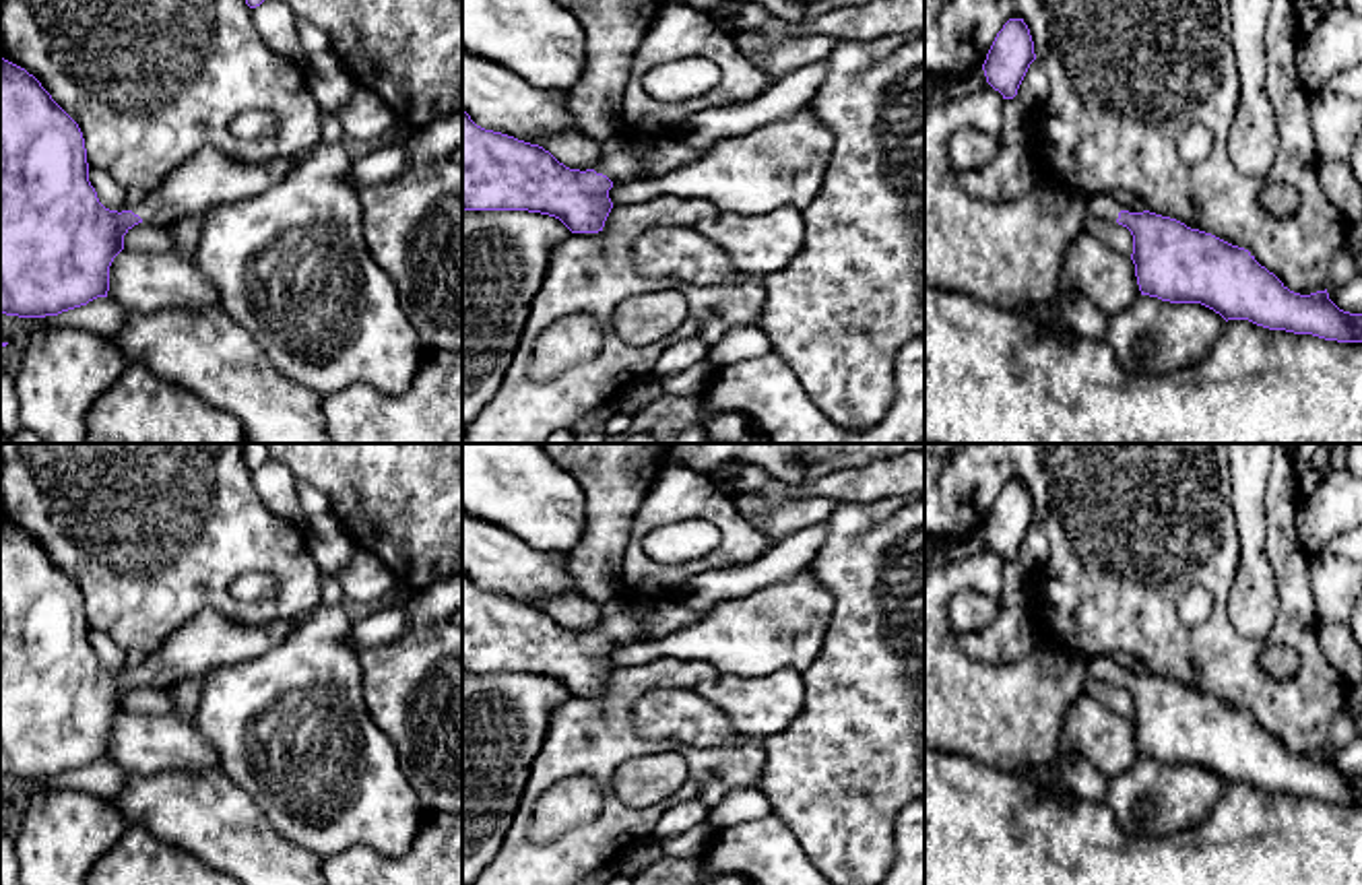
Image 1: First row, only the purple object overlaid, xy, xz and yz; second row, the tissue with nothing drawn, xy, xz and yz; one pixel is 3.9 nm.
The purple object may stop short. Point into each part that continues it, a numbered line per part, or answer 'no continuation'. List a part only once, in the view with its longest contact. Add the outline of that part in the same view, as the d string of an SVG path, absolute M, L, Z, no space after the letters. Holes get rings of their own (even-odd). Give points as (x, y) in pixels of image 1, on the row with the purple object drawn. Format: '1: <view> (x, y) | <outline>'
1: xz (618, 164) | M623 136L603 142L603 157L594 169L613 184L631 184L648 179L644 165L631 155Z

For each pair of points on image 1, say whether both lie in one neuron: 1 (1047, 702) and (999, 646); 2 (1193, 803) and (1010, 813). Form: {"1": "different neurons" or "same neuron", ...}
{"1": "different neurons", "2": "different neurons"}

